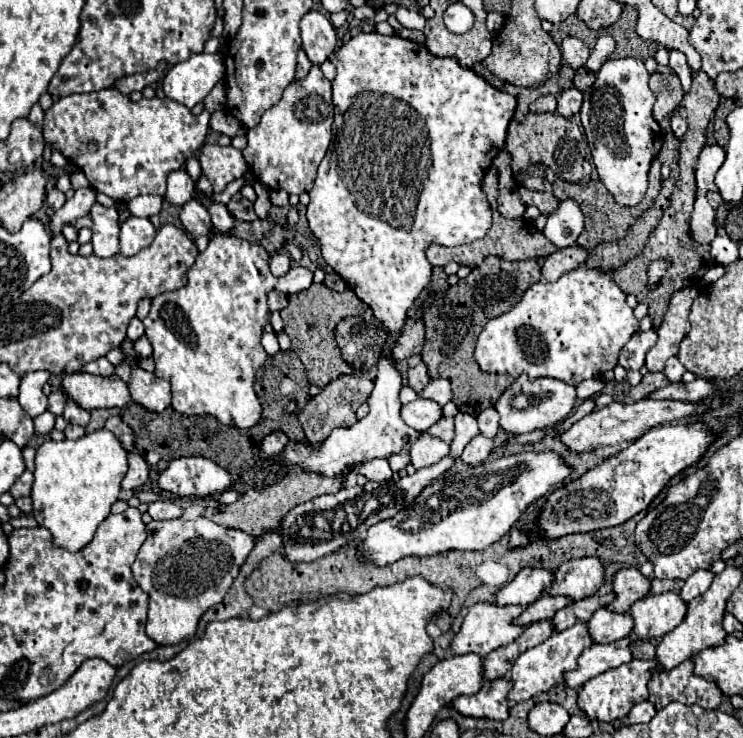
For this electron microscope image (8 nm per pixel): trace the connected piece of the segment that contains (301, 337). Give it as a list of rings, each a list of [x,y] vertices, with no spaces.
[[[311,284],[307,290],[301,290],[289,296],[289,306],[281,312],[281,318],[285,324],[283,330],[291,338],[291,350],[305,364],[307,380],[311,384],[315,384],[317,388],[325,388],[331,380],[355,372],[351,364],[347,364],[341,356],[341,350],[335,342],[335,326],[343,318],[359,316],[365,310],[367,310],[367,304],[361,298],[357,298],[357,294],[349,288],[345,292],[335,292],[335,290],[329,290],[325,284]]]

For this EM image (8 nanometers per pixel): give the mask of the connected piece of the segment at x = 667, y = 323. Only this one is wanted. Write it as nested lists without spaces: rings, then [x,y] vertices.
[[[683,288],[675,292],[675,296],[669,302],[669,308],[665,312],[665,320],[659,326],[659,340],[657,344],[647,352],[647,370],[649,372],[661,372],[665,368],[665,362],[671,356],[677,356],[679,342],[687,334],[687,328],[691,326],[687,316],[691,310],[691,304],[699,292],[695,288]]]

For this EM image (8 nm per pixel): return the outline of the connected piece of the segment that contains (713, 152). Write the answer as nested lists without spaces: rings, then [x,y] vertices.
[[[709,142],[699,156],[697,162],[697,190],[699,192],[717,192],[719,188],[715,186],[715,172],[721,168],[725,160],[725,150],[719,144]]]

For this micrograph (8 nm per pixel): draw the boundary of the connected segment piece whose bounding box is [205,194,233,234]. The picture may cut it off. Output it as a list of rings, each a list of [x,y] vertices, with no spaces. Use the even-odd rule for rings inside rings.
[[[205,194],[205,196],[209,198],[209,204],[211,204],[209,214],[211,214],[211,218],[213,218],[213,226],[215,226],[215,230],[219,230],[221,234],[231,234],[231,232],[233,232],[233,216],[227,212],[225,204],[217,204],[217,202],[213,202],[209,194]]]

